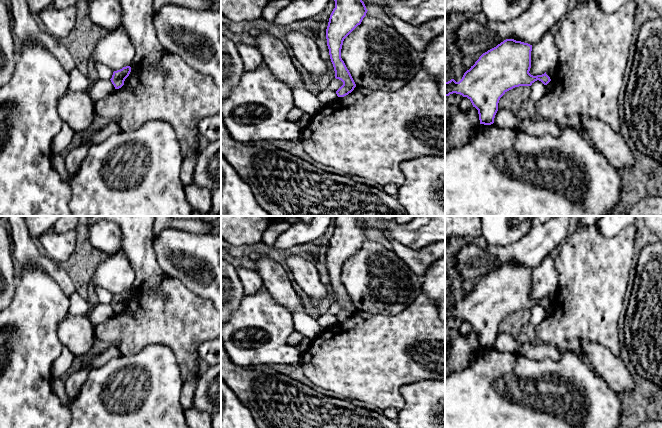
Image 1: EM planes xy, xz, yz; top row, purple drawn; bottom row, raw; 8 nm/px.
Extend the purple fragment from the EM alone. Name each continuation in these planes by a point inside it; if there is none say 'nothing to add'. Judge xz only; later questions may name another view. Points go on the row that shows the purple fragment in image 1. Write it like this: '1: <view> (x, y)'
nothing to add

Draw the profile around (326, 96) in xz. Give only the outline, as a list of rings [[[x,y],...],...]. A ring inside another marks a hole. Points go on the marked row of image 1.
[[[326,88],[322,90],[320,93],[317,94],[320,102],[325,105],[329,104],[330,102],[334,101],[338,96],[336,92],[331,91],[330,89]]]

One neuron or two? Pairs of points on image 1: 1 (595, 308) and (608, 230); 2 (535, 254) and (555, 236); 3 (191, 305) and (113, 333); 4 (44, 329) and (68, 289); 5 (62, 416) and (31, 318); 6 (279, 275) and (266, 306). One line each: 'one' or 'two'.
1: two
2: one
3: one
4: two
5: one
6: two

